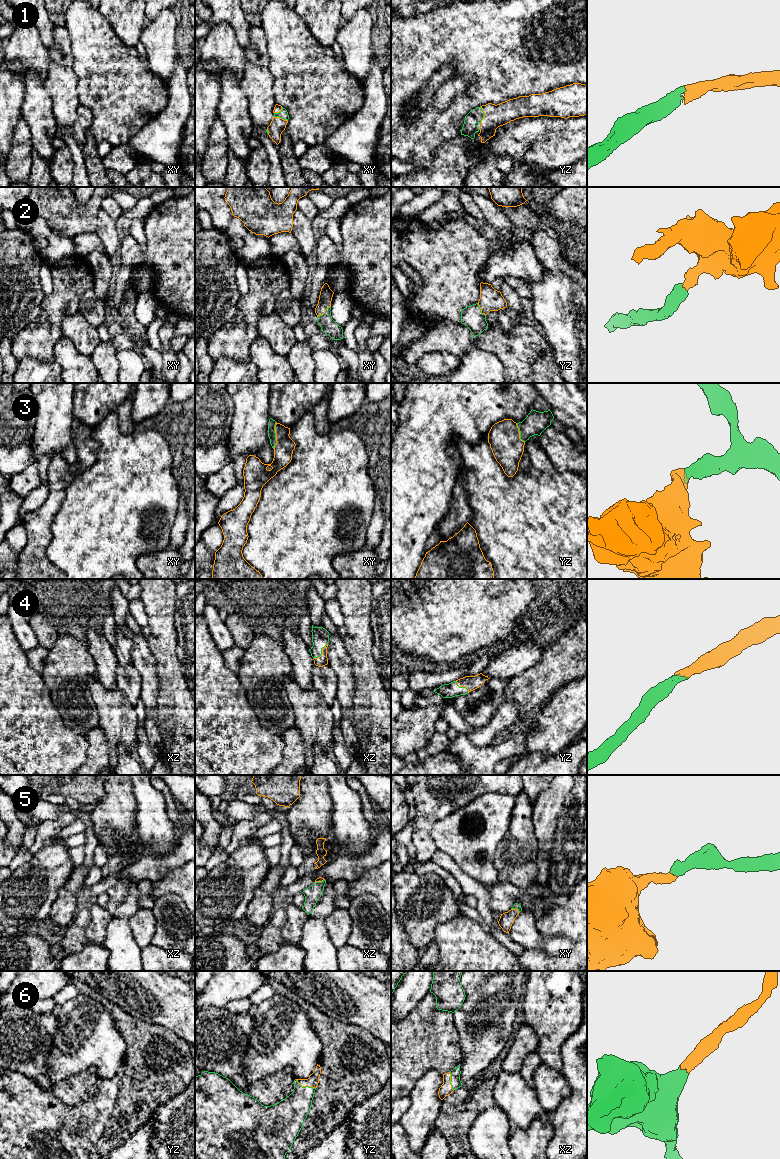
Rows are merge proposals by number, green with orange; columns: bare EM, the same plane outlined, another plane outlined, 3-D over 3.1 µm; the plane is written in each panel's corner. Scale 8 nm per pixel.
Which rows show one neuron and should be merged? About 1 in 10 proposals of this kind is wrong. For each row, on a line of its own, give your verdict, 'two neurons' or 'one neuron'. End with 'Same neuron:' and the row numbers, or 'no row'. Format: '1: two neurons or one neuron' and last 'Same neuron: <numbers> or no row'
1: one neuron
2: one neuron
3: one neuron
4: one neuron
5: one neuron
6: one neuron
Same neuron: 1, 2, 3, 4, 5, 6

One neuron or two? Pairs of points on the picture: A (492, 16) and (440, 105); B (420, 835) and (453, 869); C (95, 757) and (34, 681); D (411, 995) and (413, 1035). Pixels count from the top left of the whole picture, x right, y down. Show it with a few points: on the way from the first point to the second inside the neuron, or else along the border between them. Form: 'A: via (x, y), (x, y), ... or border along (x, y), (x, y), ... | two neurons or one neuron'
A: border along (471, 75), (467, 90), (453, 99) | two neurons
B: border along (438, 850), (430, 859) | two neurons
C: border along (84, 737), (88, 744), (86, 762) | two neurons
D: border along (428, 992), (401, 1018) | two neurons

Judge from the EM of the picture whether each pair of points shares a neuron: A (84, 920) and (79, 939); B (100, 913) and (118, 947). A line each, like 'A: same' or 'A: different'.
A: same
B: different

